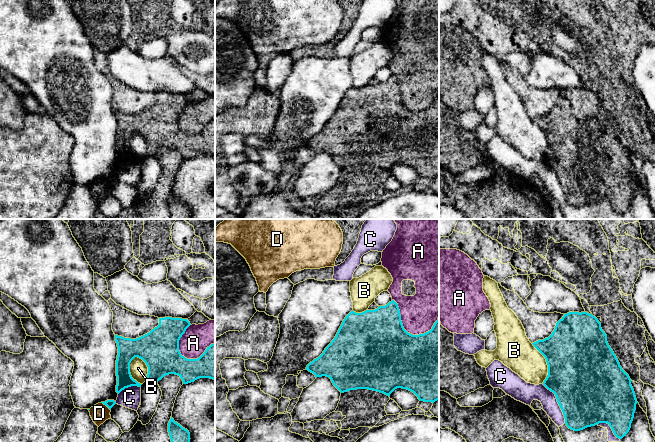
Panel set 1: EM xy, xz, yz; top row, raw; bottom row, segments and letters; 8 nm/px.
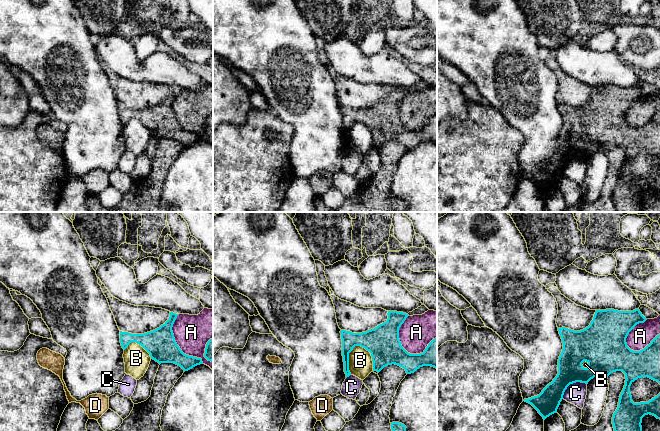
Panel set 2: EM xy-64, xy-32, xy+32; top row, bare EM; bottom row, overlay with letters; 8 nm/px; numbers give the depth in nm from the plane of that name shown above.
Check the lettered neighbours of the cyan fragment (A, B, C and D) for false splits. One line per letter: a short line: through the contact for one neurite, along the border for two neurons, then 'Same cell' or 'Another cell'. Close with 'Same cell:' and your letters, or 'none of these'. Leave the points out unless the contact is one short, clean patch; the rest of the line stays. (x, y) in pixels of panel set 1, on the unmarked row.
A: Another cell
B: Line: xy (135, 132), (130, 139), (130, 151), (141, 160). Another cell
C: Another cell
D: Line: xy (101, 178), (110, 186). Another cell
Same cell: none of these

